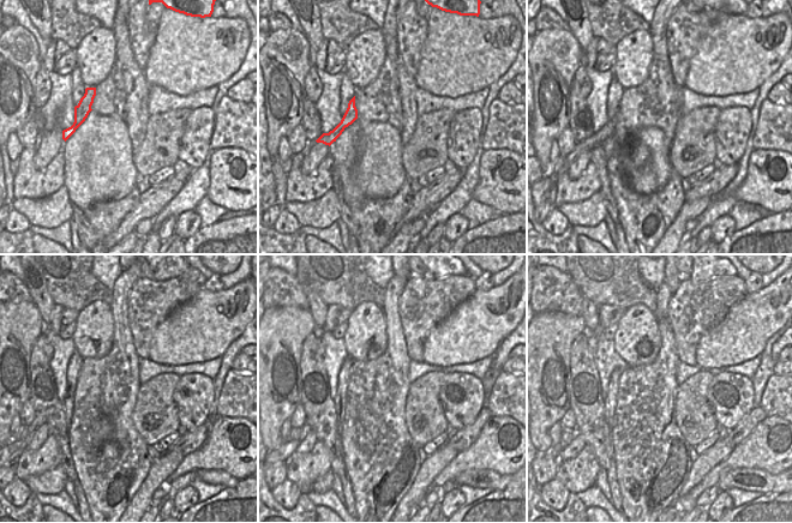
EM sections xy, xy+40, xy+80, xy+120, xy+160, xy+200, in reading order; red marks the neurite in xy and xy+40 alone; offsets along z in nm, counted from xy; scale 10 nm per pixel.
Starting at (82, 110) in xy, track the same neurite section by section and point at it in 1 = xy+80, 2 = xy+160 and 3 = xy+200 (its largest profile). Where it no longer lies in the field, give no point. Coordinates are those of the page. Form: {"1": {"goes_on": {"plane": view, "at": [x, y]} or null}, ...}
{"1": {"goes_on": {"plane": "xy+80", "at": [596, 139]}}, "2": {"goes_on": {"plane": "xy+160", "at": [286, 449]}}, "3": {"goes_on": {"plane": "xy+200", "at": [554, 450]}}}

